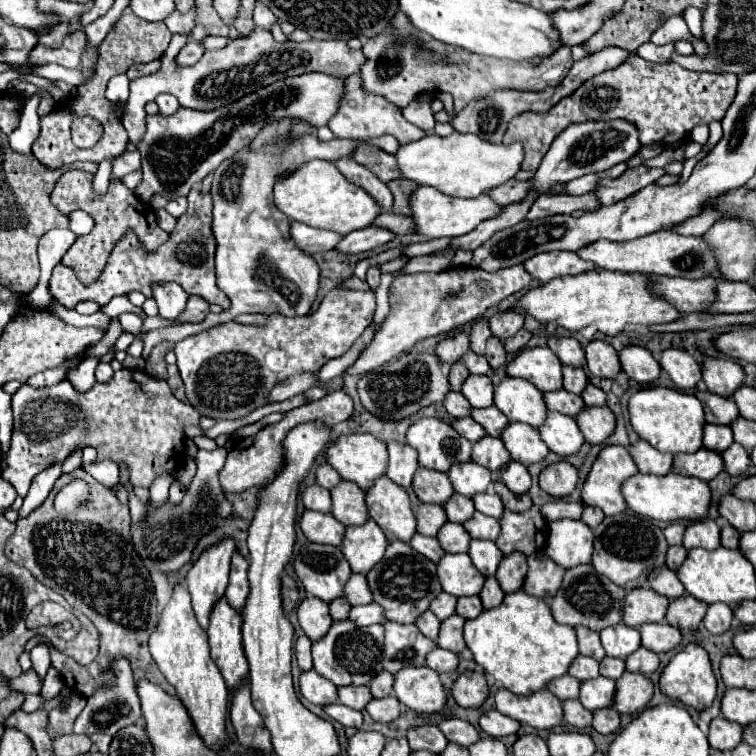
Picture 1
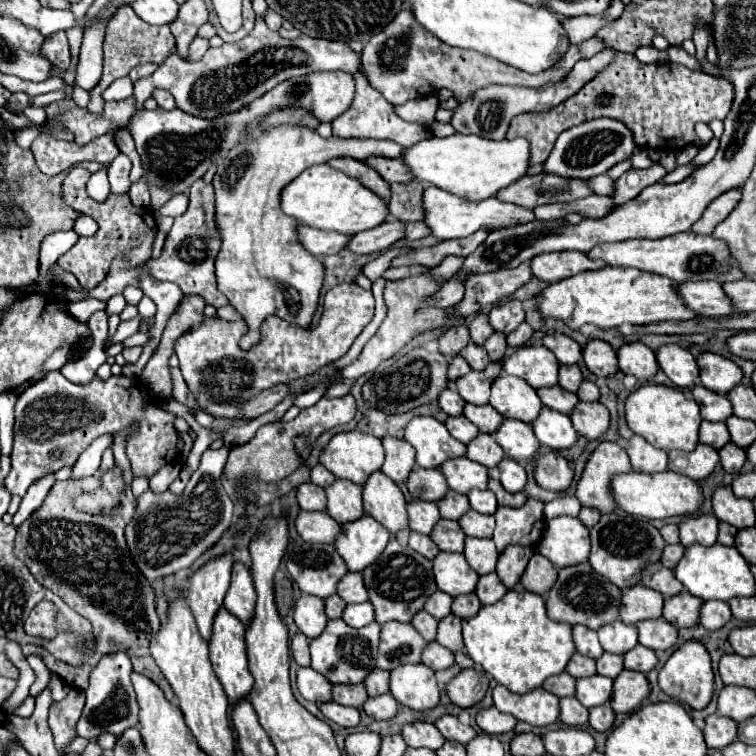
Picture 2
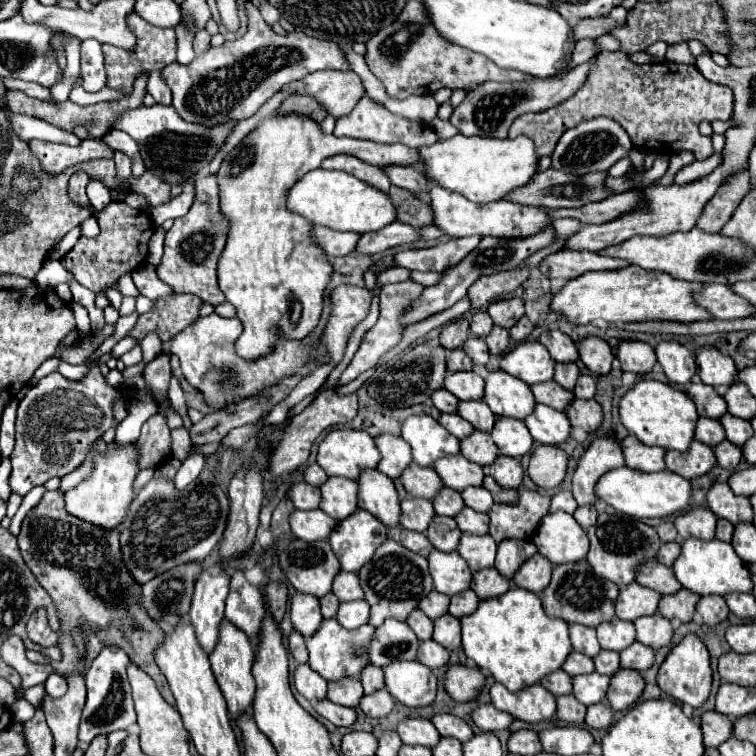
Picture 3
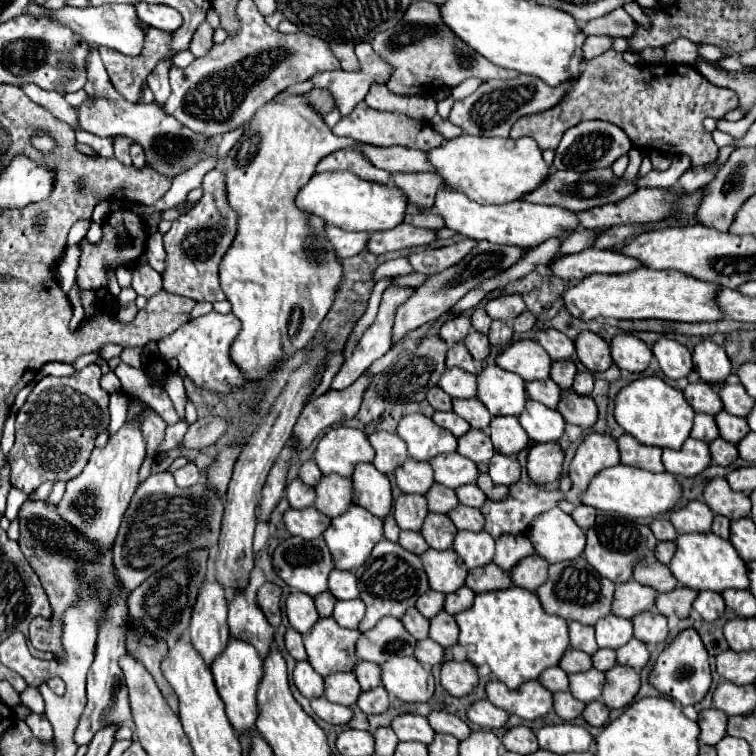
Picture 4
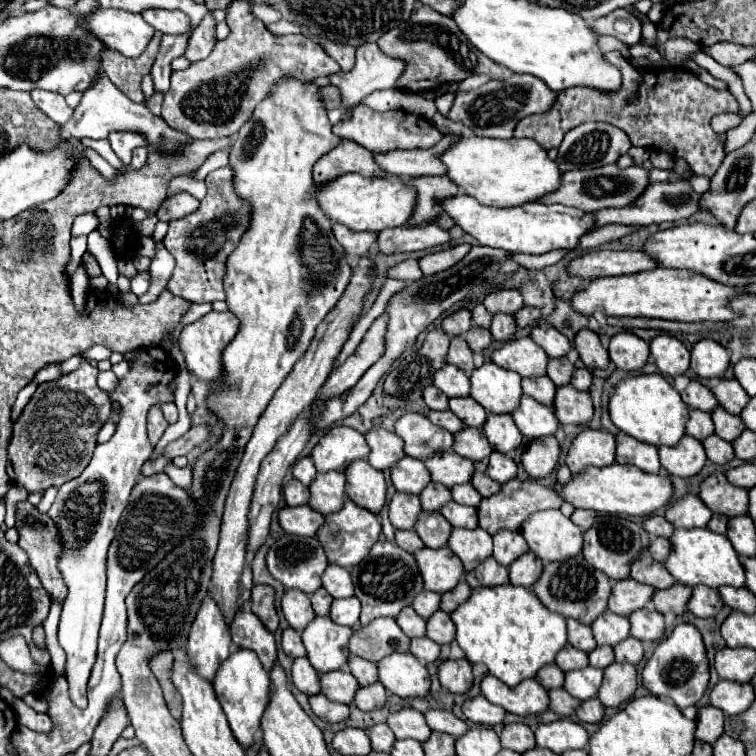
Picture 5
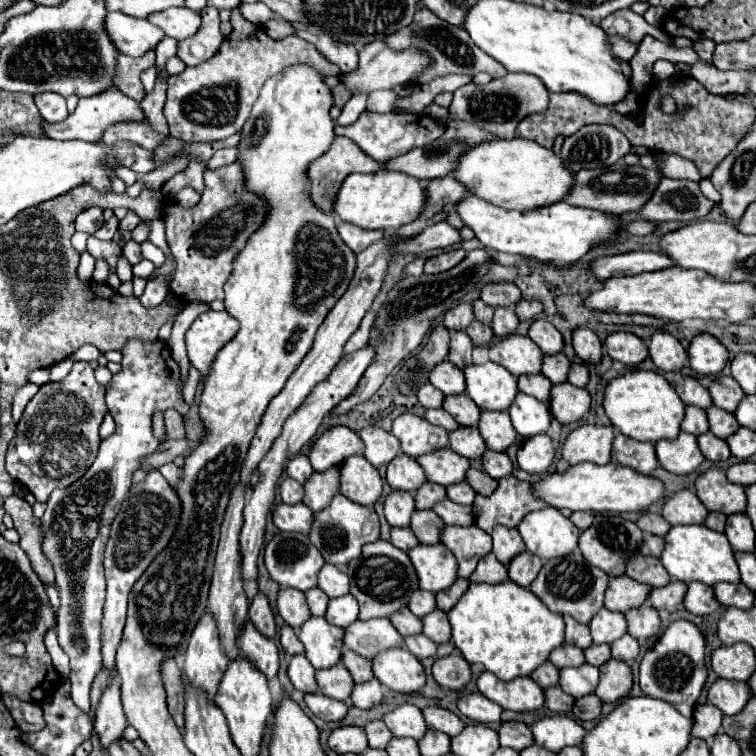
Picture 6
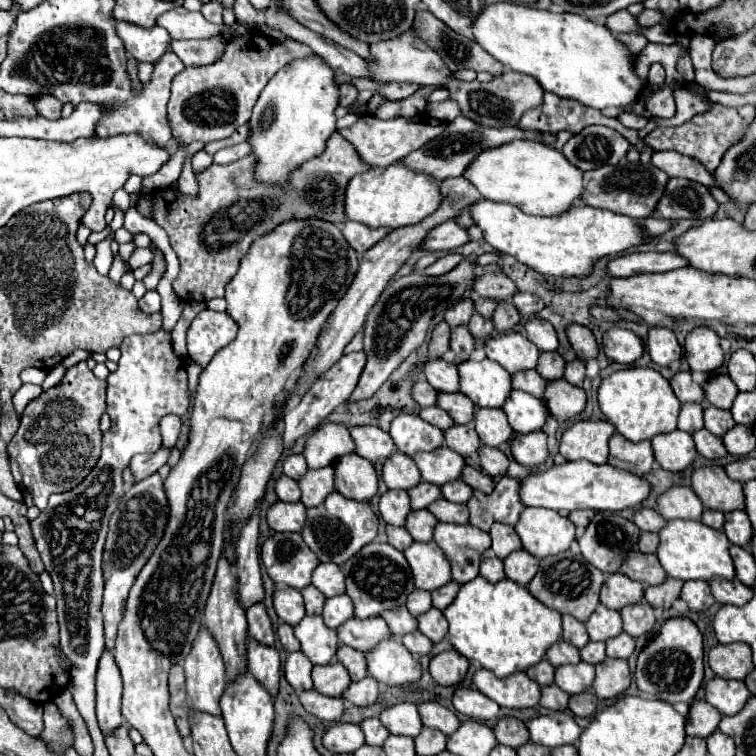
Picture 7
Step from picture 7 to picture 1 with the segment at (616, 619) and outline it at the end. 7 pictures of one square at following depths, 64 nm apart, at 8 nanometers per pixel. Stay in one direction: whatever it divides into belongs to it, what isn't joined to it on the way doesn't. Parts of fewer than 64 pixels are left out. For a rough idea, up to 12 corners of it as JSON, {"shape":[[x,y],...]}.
{"shape":[[624,622],[600,630],[608,656],[622,660],[640,648],[640,632]]}

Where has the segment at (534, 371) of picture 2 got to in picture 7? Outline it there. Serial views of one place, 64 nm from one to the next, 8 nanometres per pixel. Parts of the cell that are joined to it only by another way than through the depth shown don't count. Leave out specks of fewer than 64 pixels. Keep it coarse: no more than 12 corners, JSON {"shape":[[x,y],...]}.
{"shape":[[520,332],[490,336],[486,356],[510,374],[536,368],[540,350]]}

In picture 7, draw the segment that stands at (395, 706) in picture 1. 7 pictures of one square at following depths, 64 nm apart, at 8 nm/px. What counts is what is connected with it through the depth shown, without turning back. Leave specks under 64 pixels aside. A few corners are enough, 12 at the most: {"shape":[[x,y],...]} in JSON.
{"shape":[[372,676],[352,682],[344,700],[370,706],[378,698],[378,682]]}

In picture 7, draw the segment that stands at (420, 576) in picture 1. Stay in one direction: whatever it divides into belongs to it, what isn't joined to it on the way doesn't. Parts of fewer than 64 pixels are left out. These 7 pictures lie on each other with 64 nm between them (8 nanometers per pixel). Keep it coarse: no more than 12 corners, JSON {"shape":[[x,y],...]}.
{"shape":[[366,544],[342,564],[356,618],[406,604],[404,554]]}

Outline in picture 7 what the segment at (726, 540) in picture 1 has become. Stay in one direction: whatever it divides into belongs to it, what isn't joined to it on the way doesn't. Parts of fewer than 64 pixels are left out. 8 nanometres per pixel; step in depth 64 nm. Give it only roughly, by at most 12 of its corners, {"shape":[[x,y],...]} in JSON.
{"shape":[[704,510],[702,522],[710,528],[722,530],[724,514]]}

